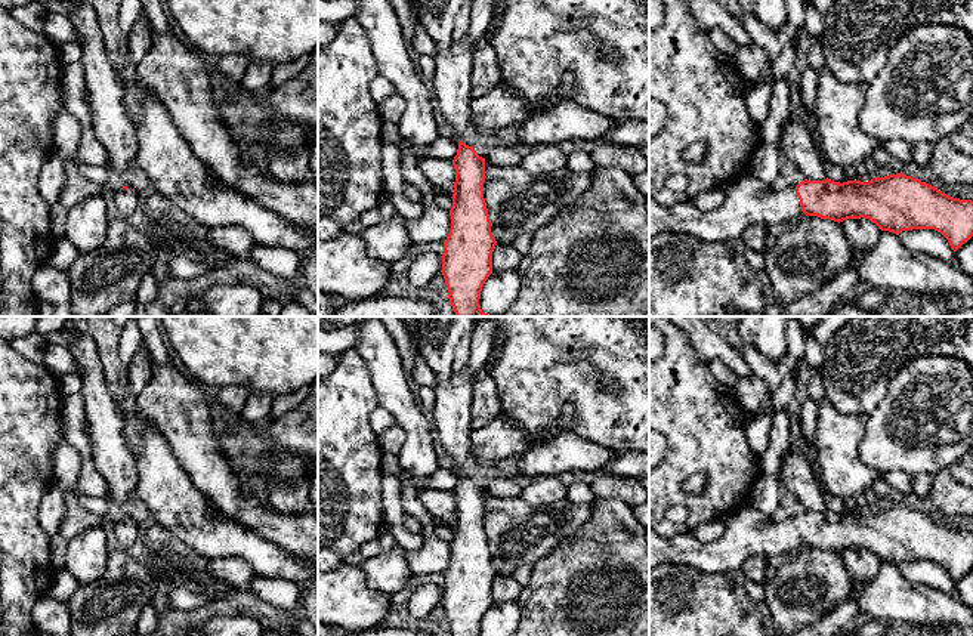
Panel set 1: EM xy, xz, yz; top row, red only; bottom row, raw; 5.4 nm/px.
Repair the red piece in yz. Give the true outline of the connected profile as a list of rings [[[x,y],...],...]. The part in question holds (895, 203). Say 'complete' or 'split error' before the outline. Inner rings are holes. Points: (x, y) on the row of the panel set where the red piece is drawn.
split error | [[[754,173],[742,176],[738,182],[725,189],[725,203],[711,210],[702,212],[692,201],[674,206],[661,206],[649,195],[649,238],[661,232],[691,234],[702,241],[717,243],[739,240],[750,225],[766,228],[787,225],[791,219],[804,213],[834,222],[847,219],[869,219],[881,231],[899,235],[902,231],[935,229],[940,232],[957,251],[973,237],[973,201],[946,195],[938,188],[904,173],[874,177],[868,182],[847,180],[834,182],[804,179],[796,188],[776,191],[772,185],[759,180]]]

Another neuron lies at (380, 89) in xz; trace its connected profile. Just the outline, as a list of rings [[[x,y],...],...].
[[[377,75],[370,84],[371,98],[380,105],[390,96],[396,95],[396,89],[383,75]]]

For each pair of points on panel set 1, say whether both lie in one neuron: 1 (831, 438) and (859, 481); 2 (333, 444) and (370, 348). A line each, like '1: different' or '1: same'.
1: same
2: different

